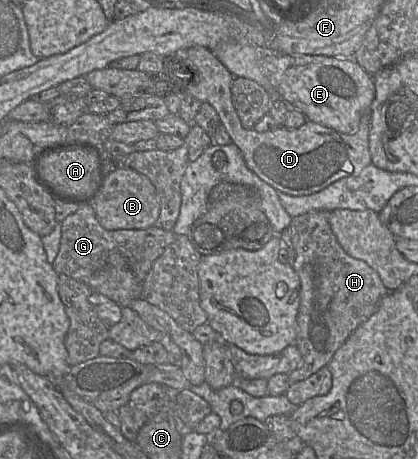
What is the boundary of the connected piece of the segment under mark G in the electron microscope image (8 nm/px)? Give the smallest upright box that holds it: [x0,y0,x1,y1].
[52,205,178,283]

